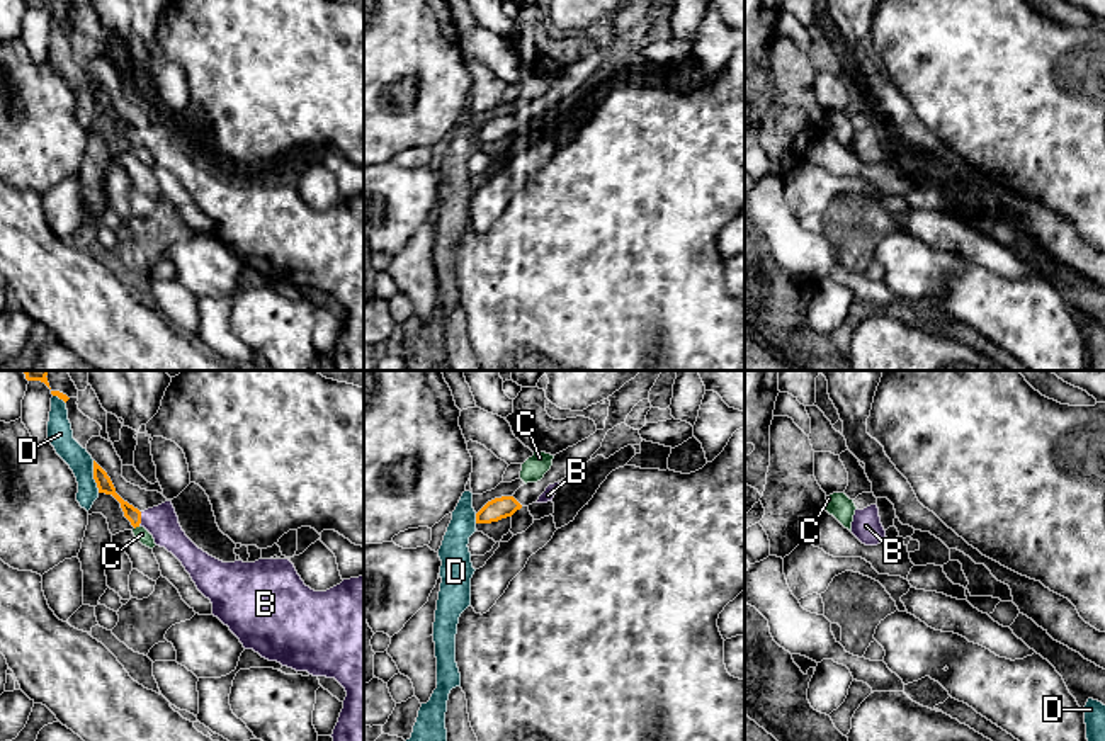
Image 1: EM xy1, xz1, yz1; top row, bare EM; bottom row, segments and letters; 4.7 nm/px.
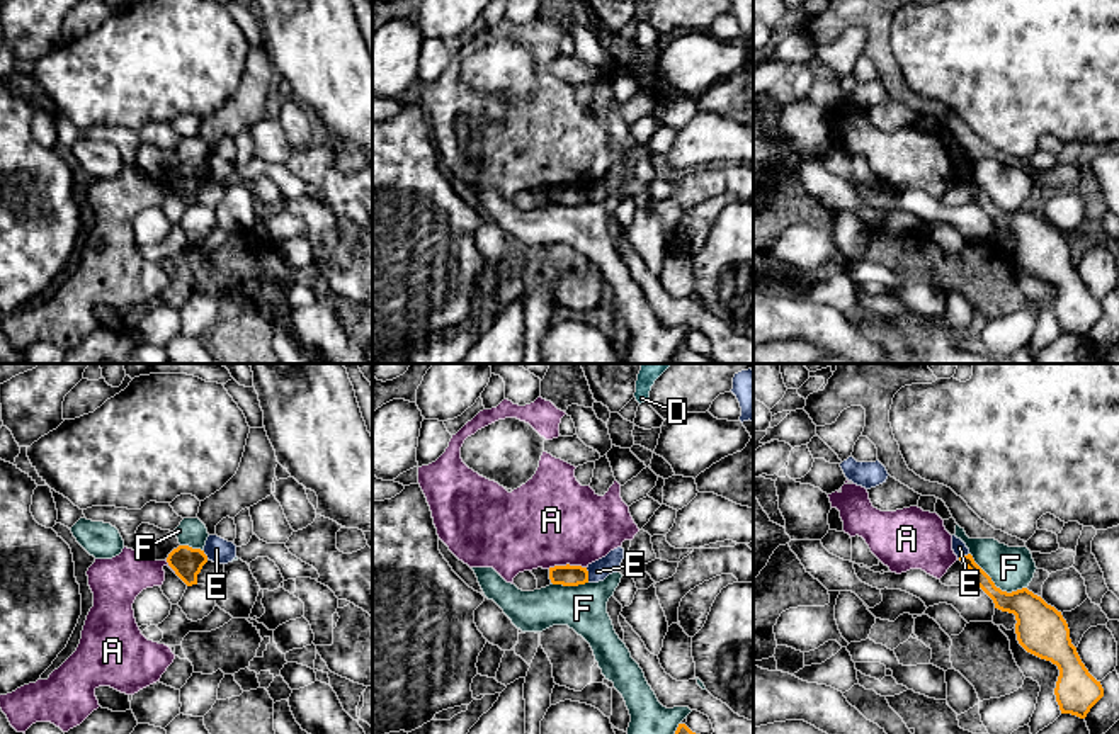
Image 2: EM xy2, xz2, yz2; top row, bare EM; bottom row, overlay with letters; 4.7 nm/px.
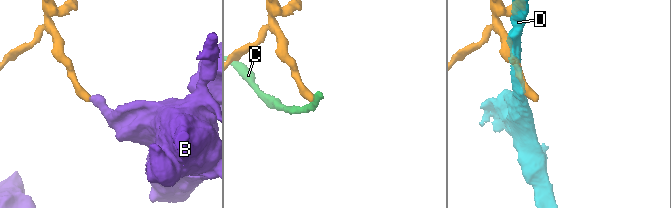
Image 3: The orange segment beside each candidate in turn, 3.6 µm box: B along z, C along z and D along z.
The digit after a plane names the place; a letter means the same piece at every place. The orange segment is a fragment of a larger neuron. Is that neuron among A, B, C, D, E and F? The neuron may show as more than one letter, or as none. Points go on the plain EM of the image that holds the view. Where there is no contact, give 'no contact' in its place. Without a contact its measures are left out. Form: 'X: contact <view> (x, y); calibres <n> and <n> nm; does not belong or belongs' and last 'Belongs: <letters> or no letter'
A: contact xz2 (567, 184); calibres 100 and 440 nm; does not belong
B: contact xy1 (140, 138); calibres 70 and 160 nm; belongs
C: contact xy1 (136, 145); calibres 70 and 70 nm; does not belong
D: contact xy1 (94, 96); calibres 70 and 120 nm; does not belong
E: contact xz2 (587, 194); calibres 100 and 100 nm; does not belong
F: contact yz2 (994, 204); calibres 180 and 200 nm; does not belong
Belongs: B

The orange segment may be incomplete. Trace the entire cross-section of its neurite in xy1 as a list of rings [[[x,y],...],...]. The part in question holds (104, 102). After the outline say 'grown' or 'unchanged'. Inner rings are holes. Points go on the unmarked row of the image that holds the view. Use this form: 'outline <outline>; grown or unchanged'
outline [[[95,80],[94,99],[99,112],[112,114],[121,122],[134,148],[144,146],[156,165],[182,182],[197,209],[211,219],[212,235],[230,246],[245,269],[296,291],[335,297],[345,308],[343,328],[332,354],[333,364],[337,370],[364,370],[364,195],[314,211],[304,204],[289,178],[223,182],[185,155],[172,121],[139,131],[116,112],[110,97]]]; grown

